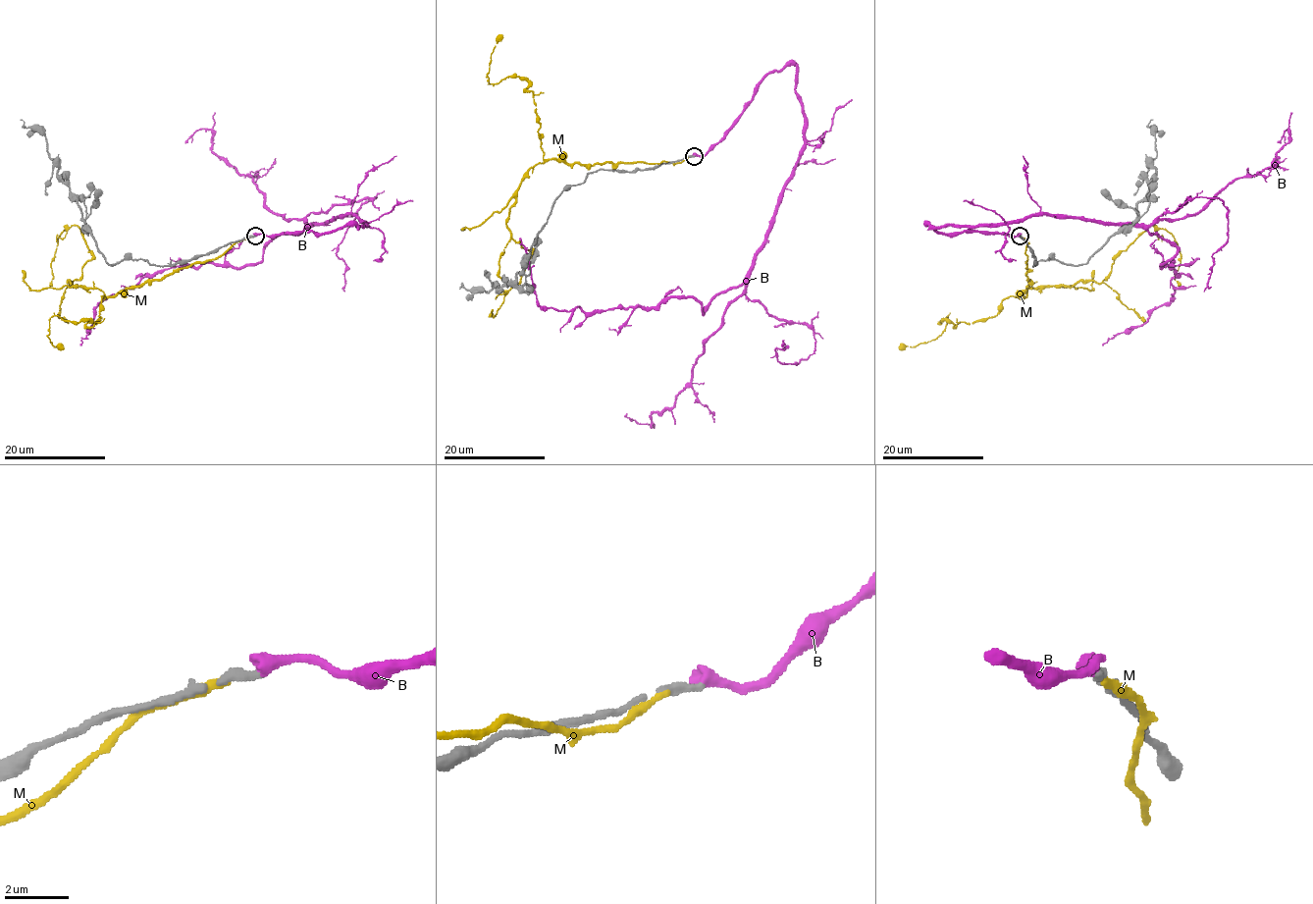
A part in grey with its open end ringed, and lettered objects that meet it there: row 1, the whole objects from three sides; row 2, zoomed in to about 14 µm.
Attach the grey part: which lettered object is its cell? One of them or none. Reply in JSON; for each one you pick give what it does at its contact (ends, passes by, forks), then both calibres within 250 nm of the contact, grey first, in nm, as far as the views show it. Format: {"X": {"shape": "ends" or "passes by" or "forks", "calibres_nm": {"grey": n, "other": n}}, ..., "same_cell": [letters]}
{"same_cell": []}

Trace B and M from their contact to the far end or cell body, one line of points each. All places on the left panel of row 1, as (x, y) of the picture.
B: (254, 236), (365, 223), (342, 214), (280, 234), (252, 265), (146, 274), (95, 307), (80, 345)
M: (245, 238), (215, 259), (108, 295), (68, 281), (81, 276), (92, 257), (81, 231), (65, 229), (49, 286)

